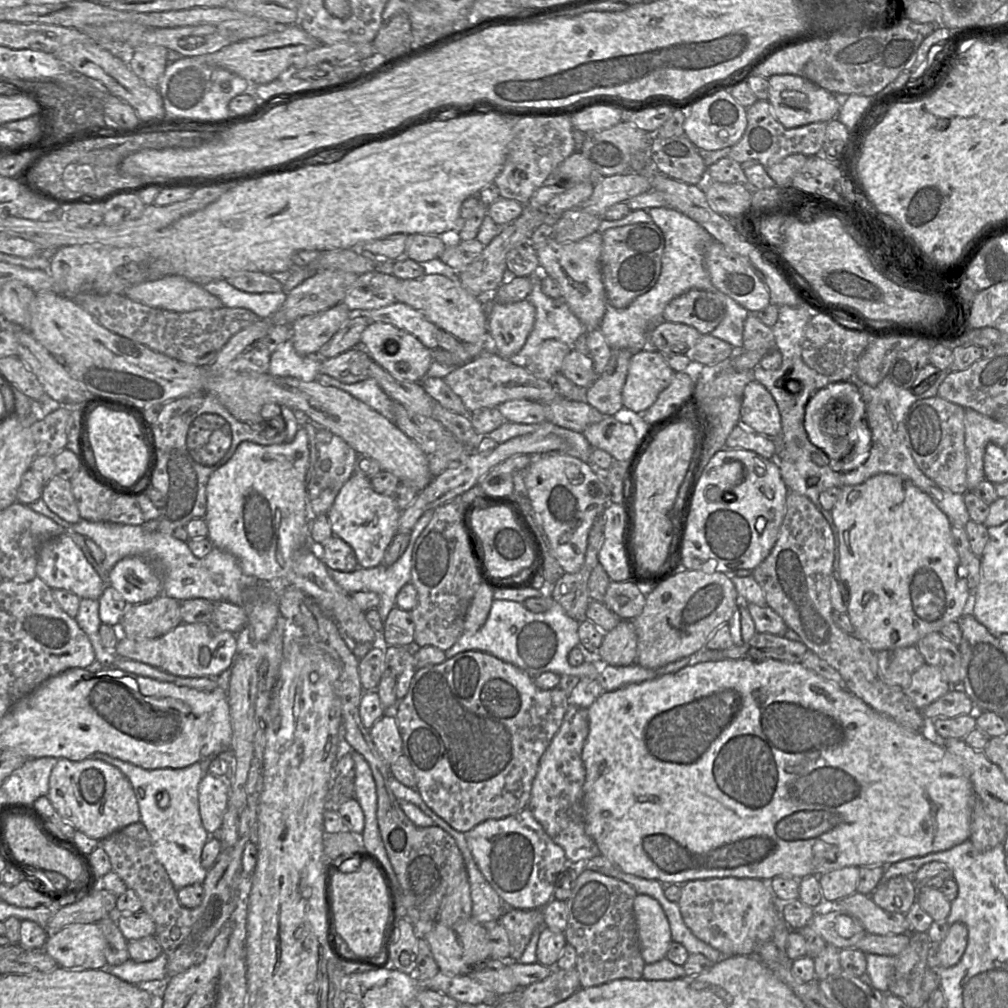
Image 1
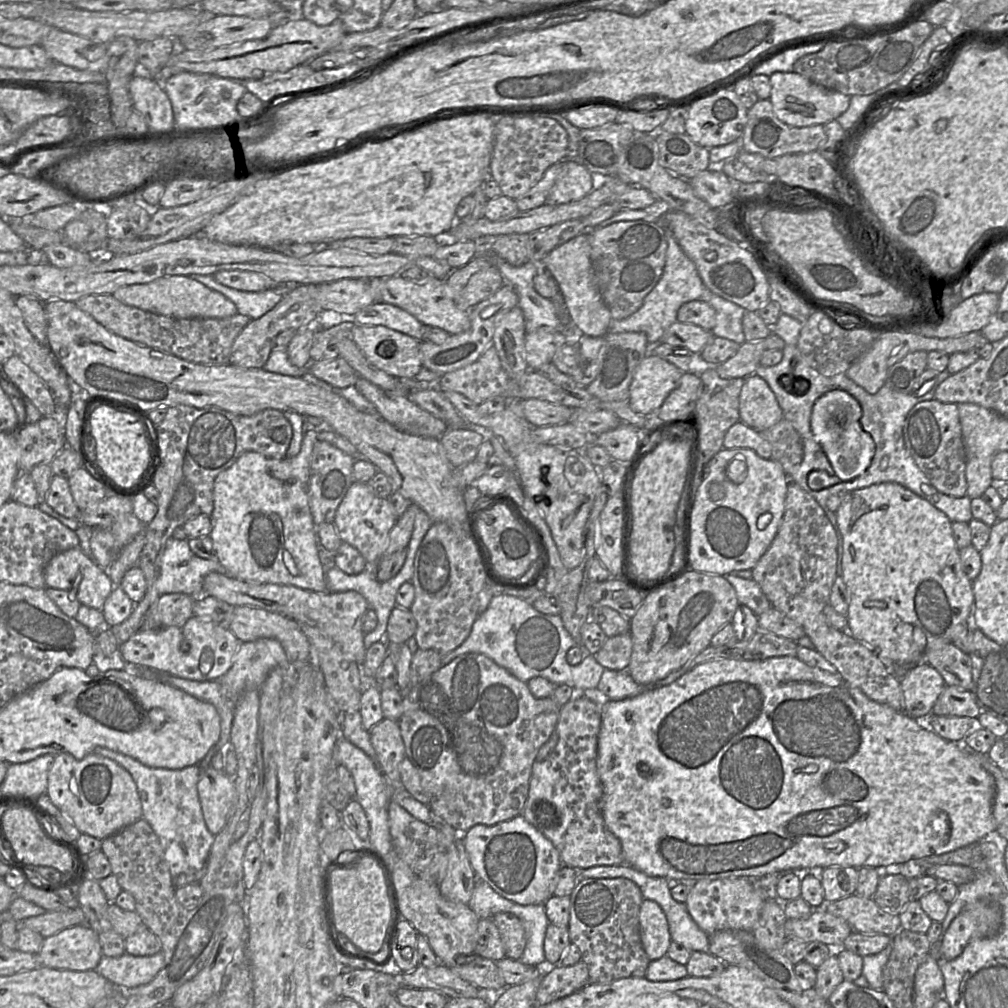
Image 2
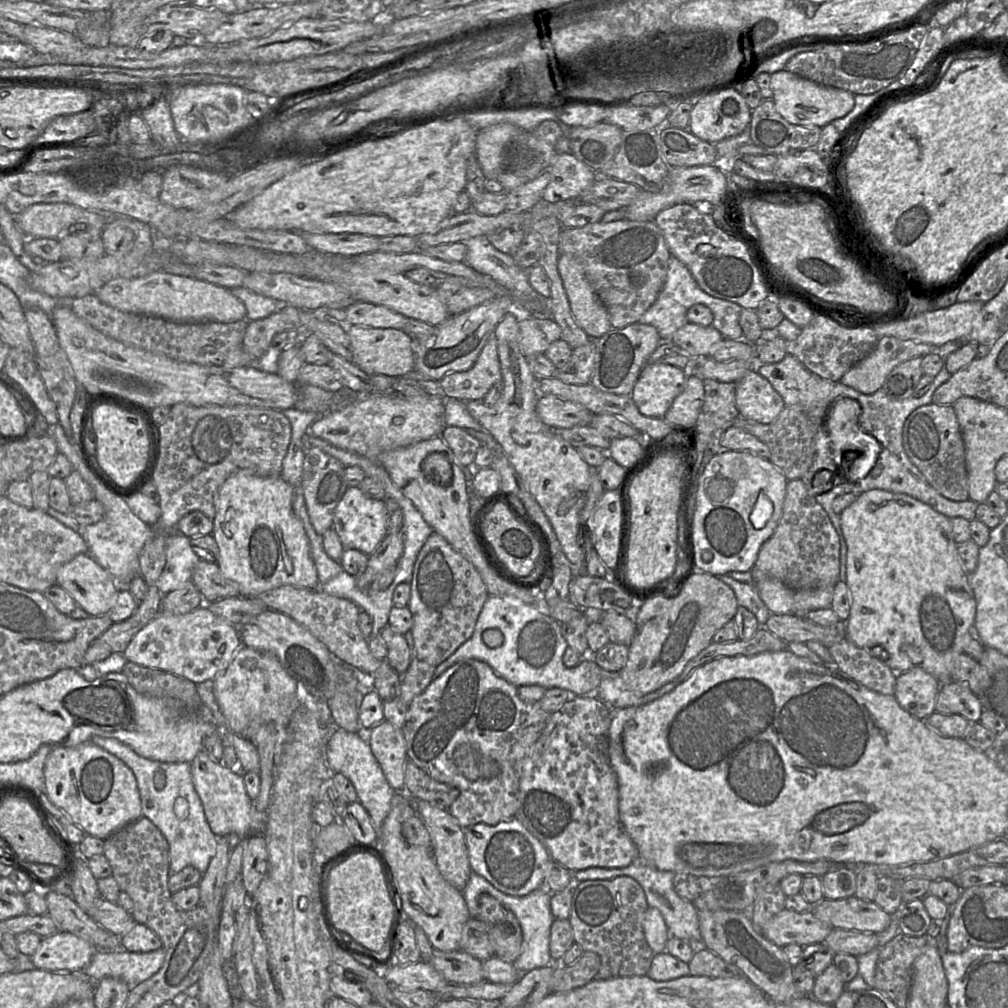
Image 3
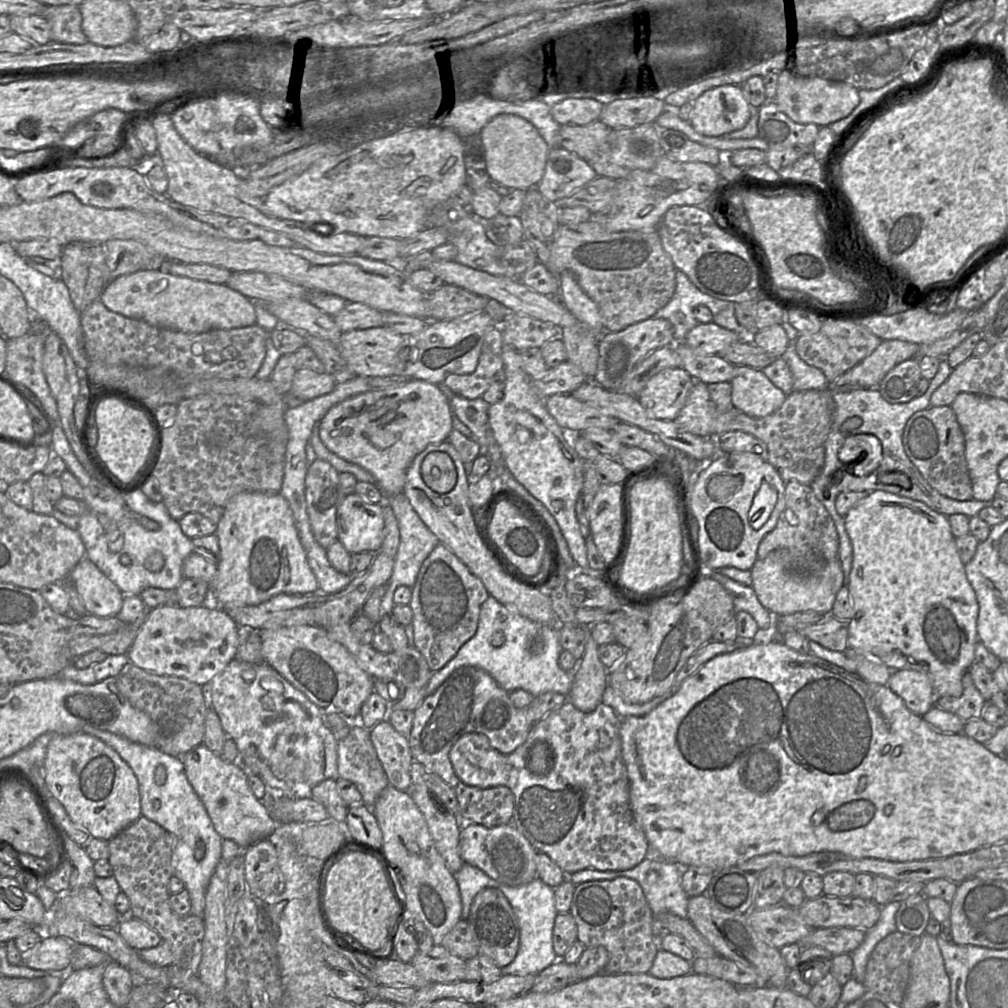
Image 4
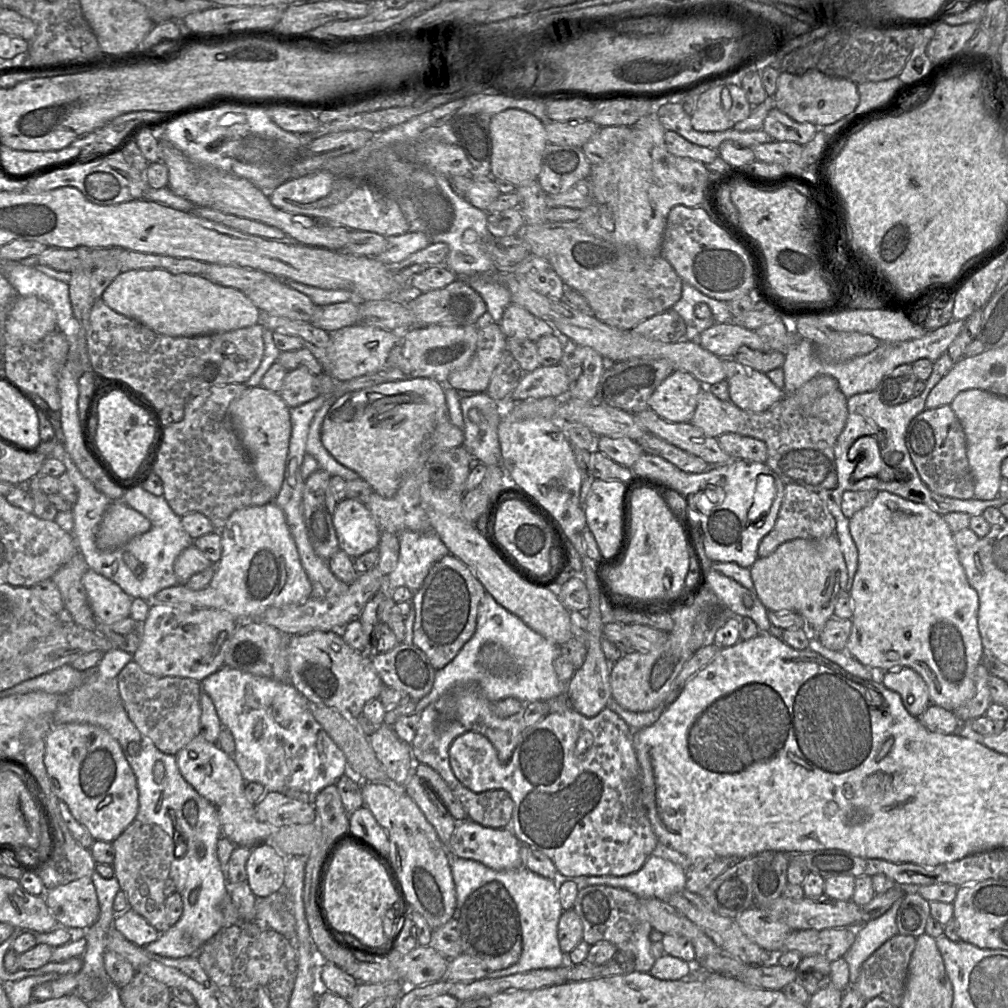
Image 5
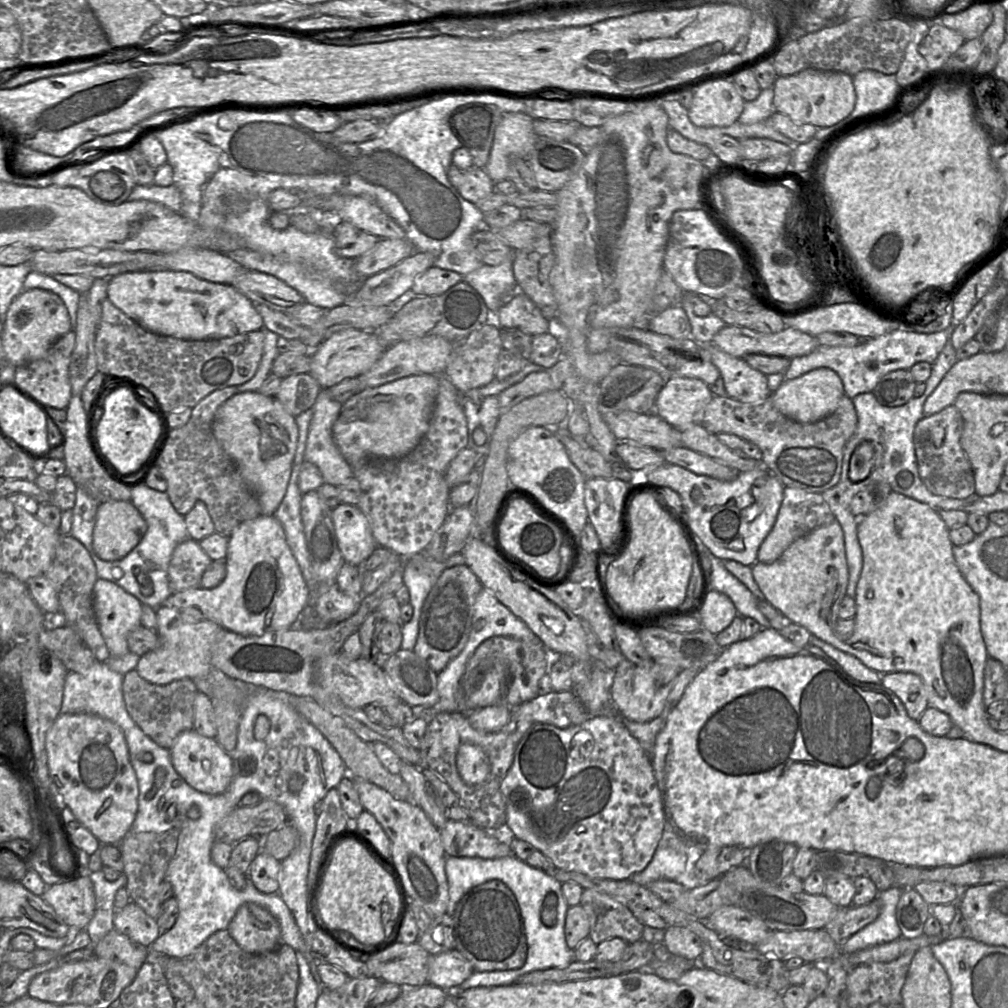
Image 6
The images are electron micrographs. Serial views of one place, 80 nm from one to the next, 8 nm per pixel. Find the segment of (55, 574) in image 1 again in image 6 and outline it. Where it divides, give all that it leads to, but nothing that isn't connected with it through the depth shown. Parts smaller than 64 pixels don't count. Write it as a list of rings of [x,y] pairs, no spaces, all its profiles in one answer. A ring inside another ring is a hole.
[[[98,577],[93,587],[93,608],[111,656],[128,654],[128,634],[141,625],[140,600],[116,583]]]

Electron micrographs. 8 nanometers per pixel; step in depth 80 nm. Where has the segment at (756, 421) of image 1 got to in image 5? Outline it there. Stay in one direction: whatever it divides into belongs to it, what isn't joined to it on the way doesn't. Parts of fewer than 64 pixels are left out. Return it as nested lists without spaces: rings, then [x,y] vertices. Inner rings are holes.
[[[734,358],[722,359],[730,401],[737,407],[751,412],[763,412],[785,396],[784,390],[777,387],[766,373],[745,366]]]

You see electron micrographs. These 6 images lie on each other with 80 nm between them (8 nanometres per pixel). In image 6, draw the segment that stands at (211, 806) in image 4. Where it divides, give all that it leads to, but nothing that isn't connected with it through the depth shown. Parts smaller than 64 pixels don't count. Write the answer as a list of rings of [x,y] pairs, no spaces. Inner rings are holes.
[[[194,729],[179,735],[170,749],[171,760],[175,770],[194,789],[211,795],[223,793],[233,778],[233,761],[215,738],[205,737]]]

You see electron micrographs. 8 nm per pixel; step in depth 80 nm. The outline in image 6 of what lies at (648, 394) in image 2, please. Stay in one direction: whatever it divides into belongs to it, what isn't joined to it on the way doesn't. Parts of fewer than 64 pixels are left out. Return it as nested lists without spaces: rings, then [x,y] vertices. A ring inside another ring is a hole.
[[[698,378],[665,379],[651,413],[683,430],[700,422],[701,415],[713,396],[709,385]]]

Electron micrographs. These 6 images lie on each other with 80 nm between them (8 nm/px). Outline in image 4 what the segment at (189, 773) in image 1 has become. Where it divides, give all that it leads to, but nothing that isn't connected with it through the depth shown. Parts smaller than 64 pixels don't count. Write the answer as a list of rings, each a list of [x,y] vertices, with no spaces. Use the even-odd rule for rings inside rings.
[[[84,727],[80,733],[99,738],[131,767],[138,780],[142,815],[175,838],[171,866],[173,875],[184,883],[189,893],[189,915],[203,917],[206,890],[217,864],[222,859],[222,837],[215,830],[204,804],[189,783],[181,757],[171,756],[157,747],[136,743],[124,736],[94,727]],[[158,765],[166,768],[167,779],[164,785],[155,783],[154,773]]]

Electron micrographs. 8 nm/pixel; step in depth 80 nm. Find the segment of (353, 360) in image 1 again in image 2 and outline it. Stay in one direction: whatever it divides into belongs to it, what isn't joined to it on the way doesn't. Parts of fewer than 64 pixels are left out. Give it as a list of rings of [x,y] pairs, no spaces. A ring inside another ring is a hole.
[[[342,357],[311,362],[307,369],[308,374],[340,389],[354,385],[359,378],[358,373]]]

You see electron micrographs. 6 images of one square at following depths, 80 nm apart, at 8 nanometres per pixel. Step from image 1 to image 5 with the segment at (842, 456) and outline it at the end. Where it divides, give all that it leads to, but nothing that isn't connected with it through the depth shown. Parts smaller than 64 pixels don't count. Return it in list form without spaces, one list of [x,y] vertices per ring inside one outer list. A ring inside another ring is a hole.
[[[861,436],[850,447],[849,460],[857,460],[853,479],[875,477],[882,467],[882,458],[878,440],[874,436]]]

